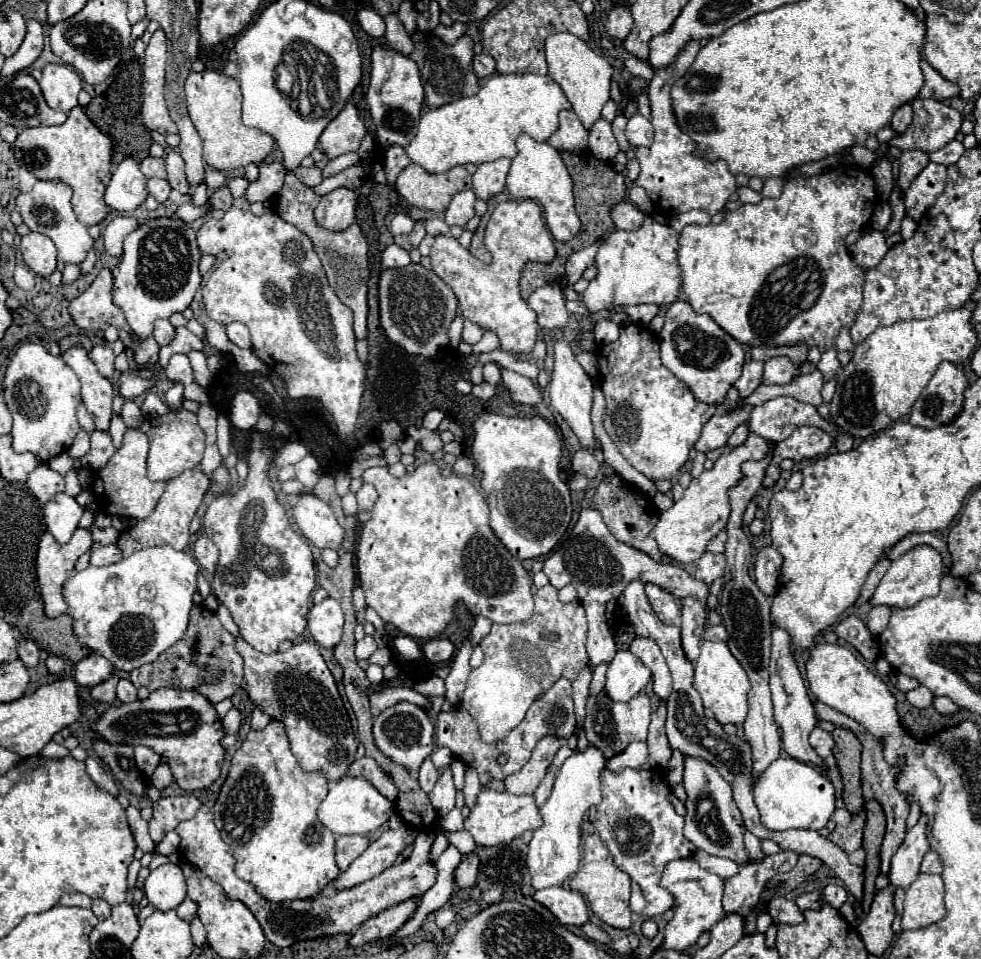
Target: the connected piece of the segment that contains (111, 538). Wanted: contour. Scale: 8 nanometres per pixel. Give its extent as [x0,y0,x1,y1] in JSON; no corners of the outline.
[93,527,119,545]

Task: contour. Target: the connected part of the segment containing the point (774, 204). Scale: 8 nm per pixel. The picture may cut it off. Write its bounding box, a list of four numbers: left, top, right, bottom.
[677,165,875,353]

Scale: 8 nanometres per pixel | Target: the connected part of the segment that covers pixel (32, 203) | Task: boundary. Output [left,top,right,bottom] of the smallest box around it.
[17,181,93,263]

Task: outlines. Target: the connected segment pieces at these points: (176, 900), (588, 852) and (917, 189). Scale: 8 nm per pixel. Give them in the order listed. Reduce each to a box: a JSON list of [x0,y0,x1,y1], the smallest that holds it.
[[143,863,187,911],[569,821,631,929],[905,161,947,221]]

